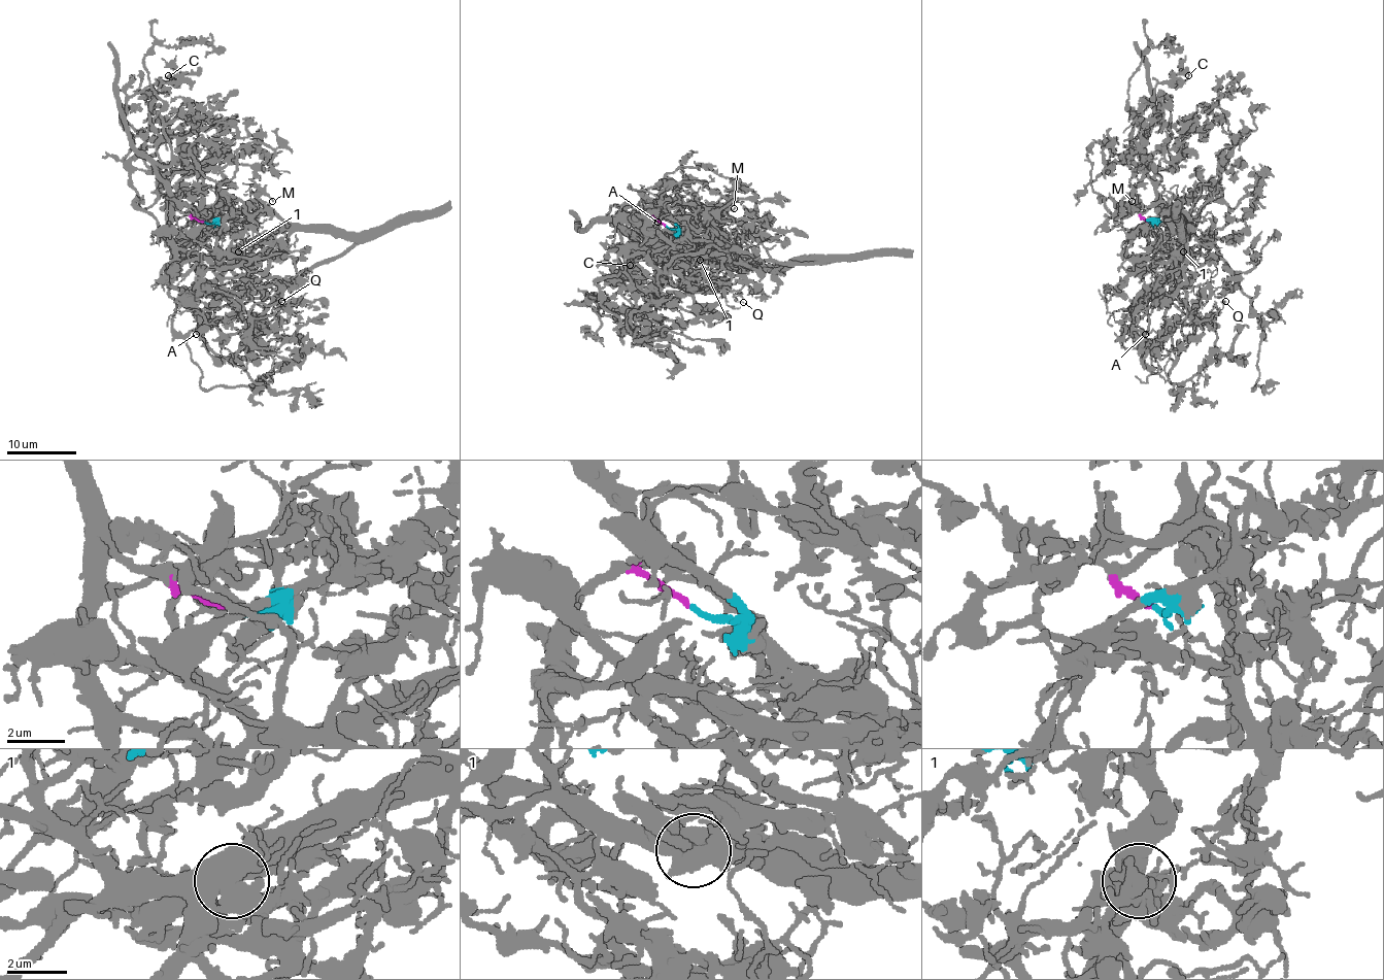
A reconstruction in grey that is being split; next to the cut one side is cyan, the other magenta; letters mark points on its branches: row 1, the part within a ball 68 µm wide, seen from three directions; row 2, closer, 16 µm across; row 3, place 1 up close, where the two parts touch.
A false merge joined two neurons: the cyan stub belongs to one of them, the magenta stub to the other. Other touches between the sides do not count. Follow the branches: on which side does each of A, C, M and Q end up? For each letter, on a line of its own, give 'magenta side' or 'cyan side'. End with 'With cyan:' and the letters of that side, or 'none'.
A: cyan side
C: magenta side
M: magenta side
Q: cyan side
With cyan: A, Q

